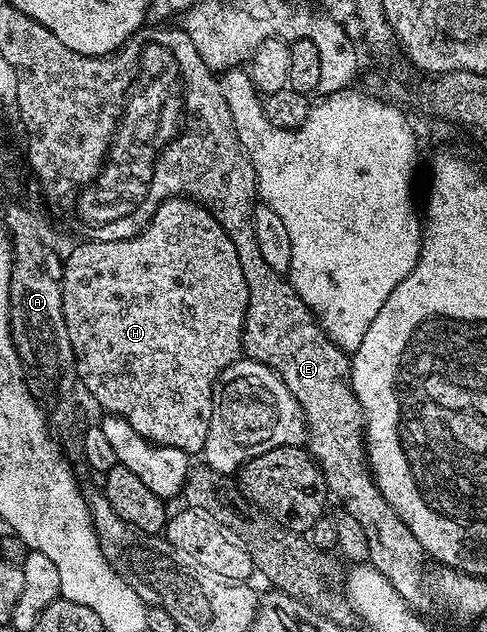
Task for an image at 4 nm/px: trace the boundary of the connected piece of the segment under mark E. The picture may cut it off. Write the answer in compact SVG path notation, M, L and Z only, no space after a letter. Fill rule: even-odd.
M186 31L183 35L162 35L162 39L178 39L178 43L174 43L174 51L178 51L177 59L182 59L186 75L190 75L190 135L186 135L182 143L169 143L163 149L163 156L158 159L158 179L162 179L165 184L172 181L179 188L194 187L194 191L198 191L198 195L206 199L206 207L214 207L214 211L218 211L221 227L229 233L232 243L236 245L241 268L244 269L245 283L248 285L248 305L242 330L242 350L245 358L254 359L257 363L263 363L265 367L271 367L282 378L306 418L308 450L318 462L318 468L322 470L327 492L333 498L334 495L338 498L338 503L342 506L339 508L345 514L360 521L365 535L368 536L369 566L377 569L390 582L392 589L400 593L400 597L415 601L414 599L422 595L422 574L426 571L428 556L423 551L420 541L416 541L412 529L404 525L396 509L388 505L384 493L380 493L380 489L374 483L370 460L366 458L362 406L354 396L354 390L350 388L350 359L347 352L342 351L326 336L313 311L306 307L294 286L285 276L276 273L261 256L260 245L257 244L256 231L252 224L256 202L254 170L250 158L246 156L236 137L232 113L228 113L228 101L224 101L222 96L221 82L216 78L215 72L211 71L208 65L204 65L204 57L200 57L196 45L192 45L192 37L188 37ZM186 155L202 155L202 159L186 159Z

